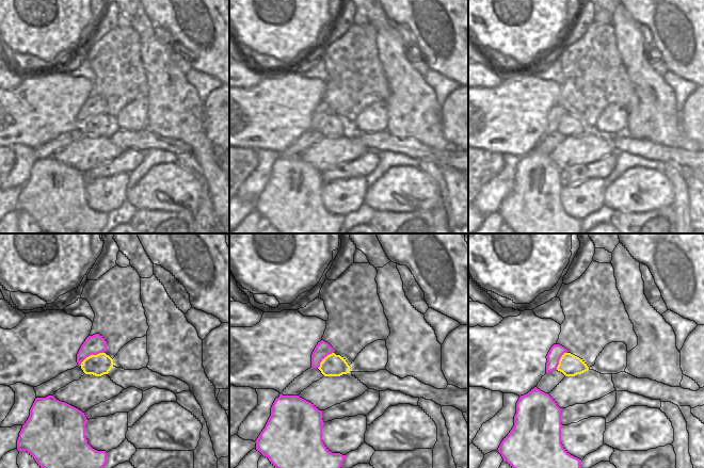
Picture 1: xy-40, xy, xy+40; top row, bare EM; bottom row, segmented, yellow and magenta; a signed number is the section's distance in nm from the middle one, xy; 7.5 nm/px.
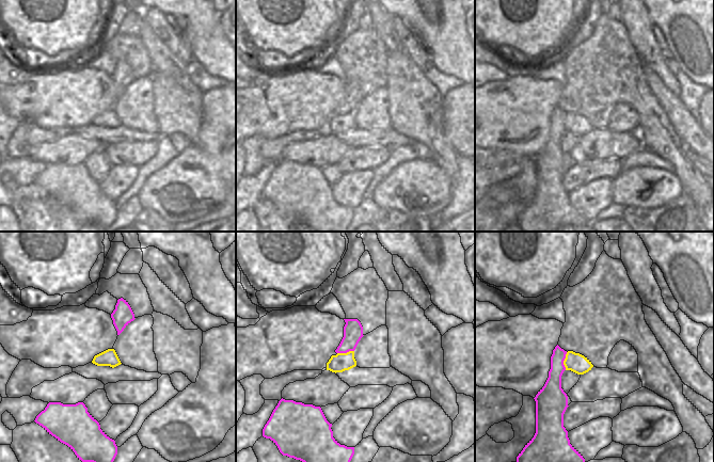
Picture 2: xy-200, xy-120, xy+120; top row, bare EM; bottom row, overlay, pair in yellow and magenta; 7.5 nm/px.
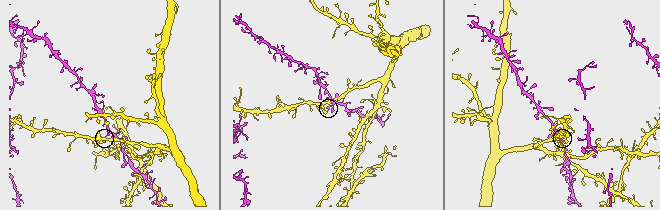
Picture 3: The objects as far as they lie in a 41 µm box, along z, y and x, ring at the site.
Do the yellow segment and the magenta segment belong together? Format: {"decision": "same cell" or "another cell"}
{"decision": "another cell"}

